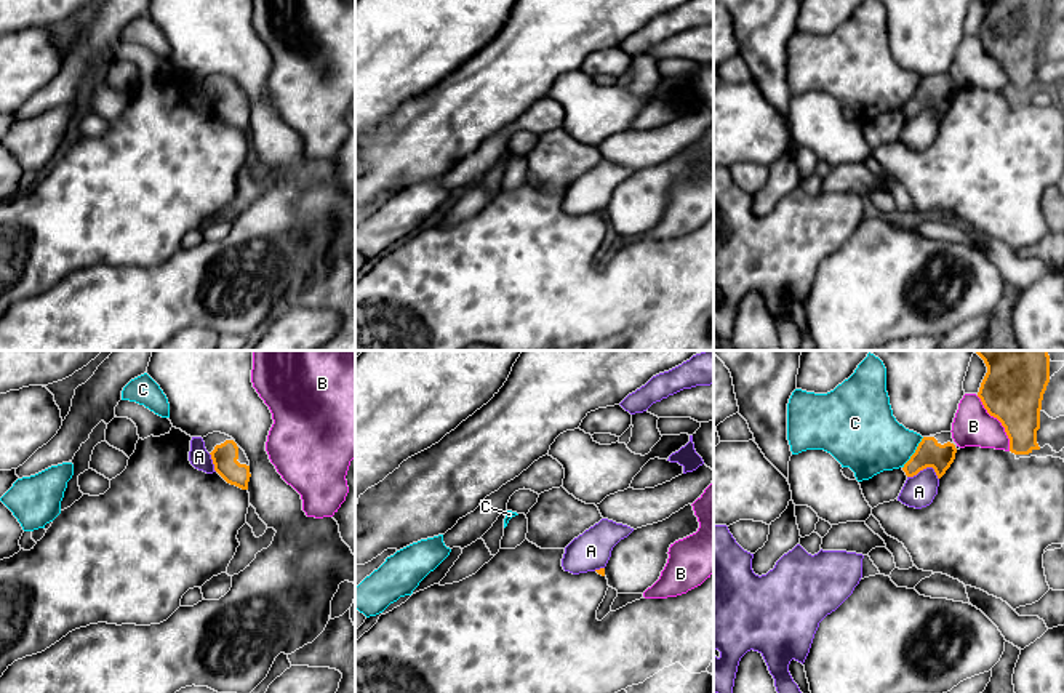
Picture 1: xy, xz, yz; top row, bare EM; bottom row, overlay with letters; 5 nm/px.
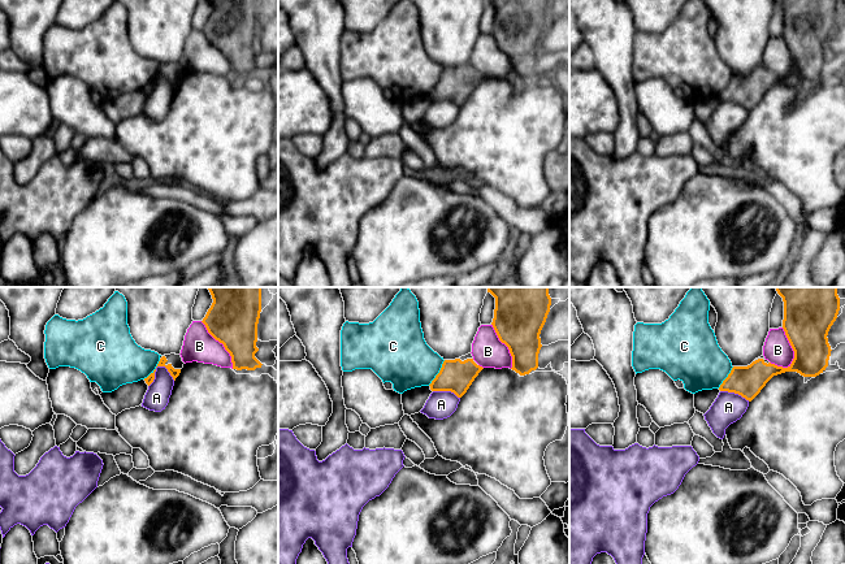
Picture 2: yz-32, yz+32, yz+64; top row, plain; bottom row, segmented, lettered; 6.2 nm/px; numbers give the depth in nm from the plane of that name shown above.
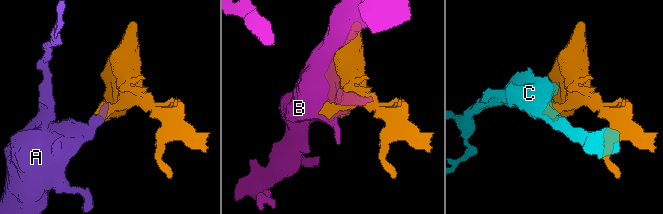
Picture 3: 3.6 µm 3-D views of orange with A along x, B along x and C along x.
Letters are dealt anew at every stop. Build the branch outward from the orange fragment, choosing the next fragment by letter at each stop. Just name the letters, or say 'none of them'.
none of them

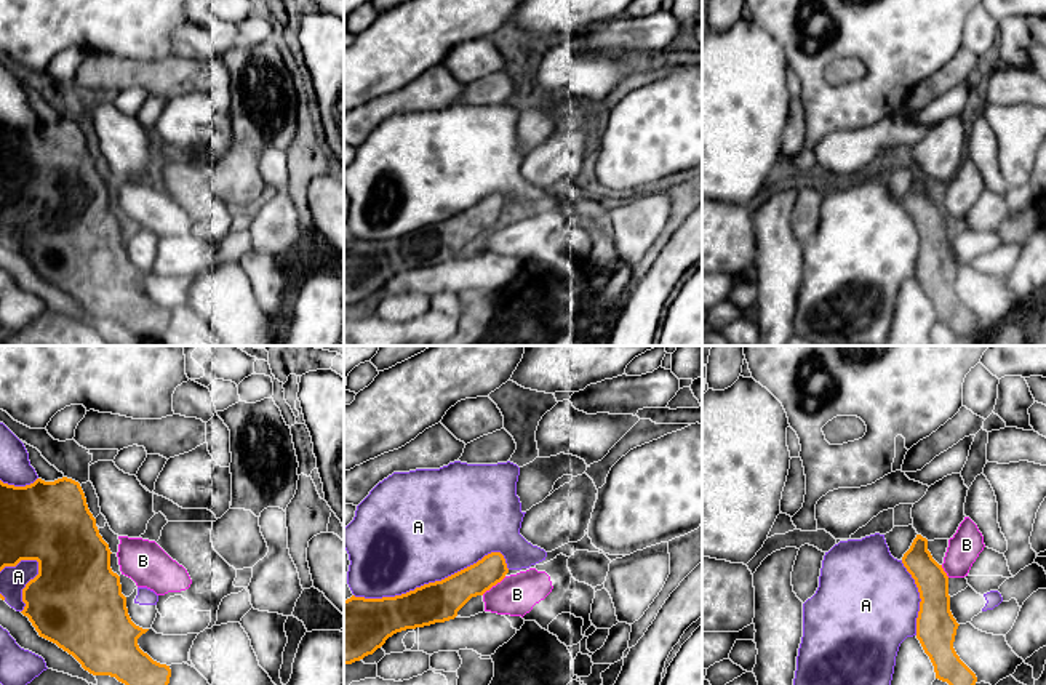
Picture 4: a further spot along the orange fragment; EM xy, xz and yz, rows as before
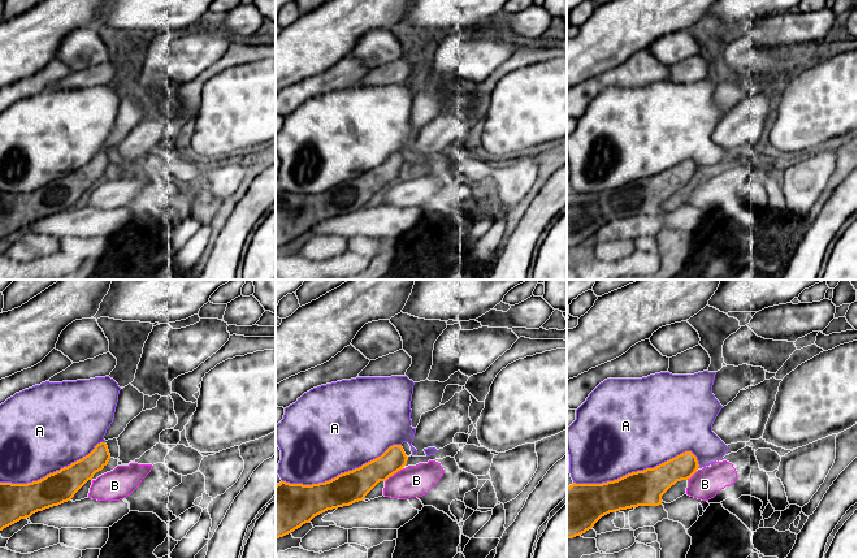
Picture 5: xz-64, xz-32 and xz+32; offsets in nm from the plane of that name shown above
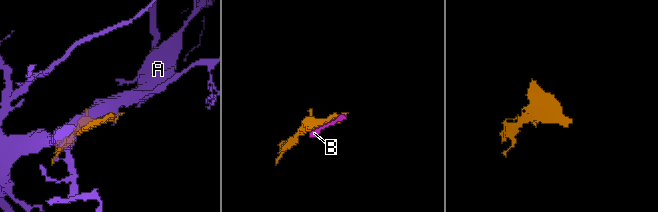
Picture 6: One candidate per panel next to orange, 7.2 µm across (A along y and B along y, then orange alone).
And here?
none of them

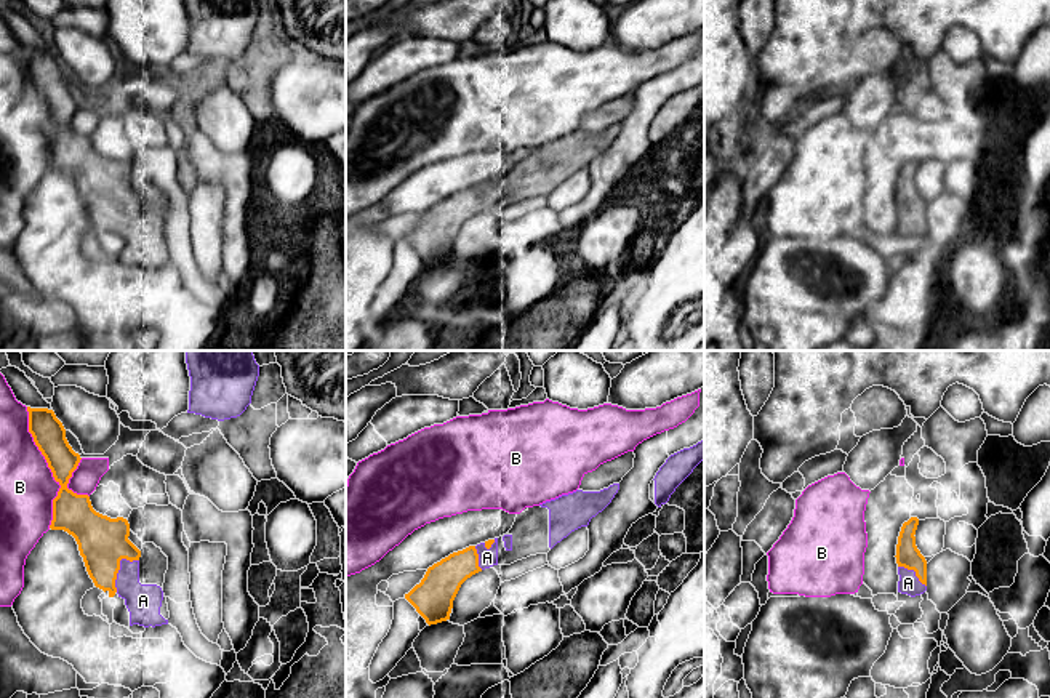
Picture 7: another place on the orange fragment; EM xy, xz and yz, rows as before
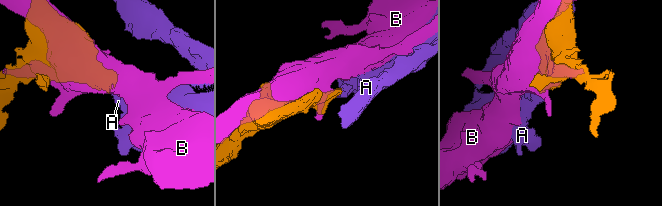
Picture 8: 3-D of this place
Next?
A

